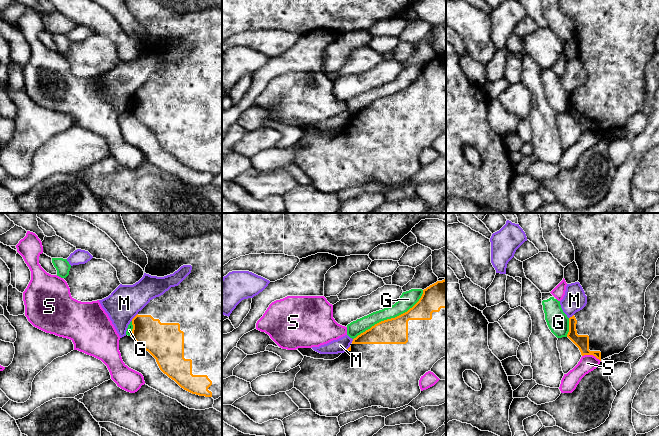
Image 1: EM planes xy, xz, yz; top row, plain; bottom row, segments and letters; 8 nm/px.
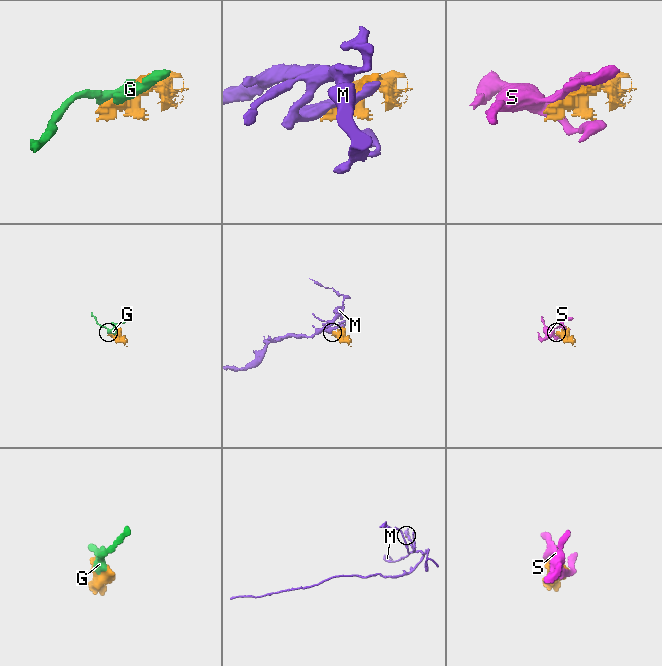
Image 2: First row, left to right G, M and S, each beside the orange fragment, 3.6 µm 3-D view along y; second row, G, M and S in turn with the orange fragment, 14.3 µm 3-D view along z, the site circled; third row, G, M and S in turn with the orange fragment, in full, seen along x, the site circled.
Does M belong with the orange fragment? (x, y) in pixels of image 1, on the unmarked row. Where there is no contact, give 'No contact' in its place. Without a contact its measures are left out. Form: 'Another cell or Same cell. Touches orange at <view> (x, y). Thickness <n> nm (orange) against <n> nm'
Another cell. Touches orange at xy (134, 93). Thickness 260 nm (orange) against 260 nm

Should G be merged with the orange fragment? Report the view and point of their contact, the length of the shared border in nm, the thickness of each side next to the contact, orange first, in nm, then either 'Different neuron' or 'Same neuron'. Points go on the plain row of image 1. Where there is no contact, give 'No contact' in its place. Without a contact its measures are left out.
Touches orange at xz (391, 94). Shared border 700 nm. Thickness 200 nm (orange) against 140 nm. Different neuron

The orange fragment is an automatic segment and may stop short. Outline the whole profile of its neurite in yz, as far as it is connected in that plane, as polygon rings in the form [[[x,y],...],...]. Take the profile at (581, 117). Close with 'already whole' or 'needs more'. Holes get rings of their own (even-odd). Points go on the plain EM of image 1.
[[[559,0],[562,11],[570,16],[575,26],[575,38],[579,45],[578,58],[587,72],[586,82],[569,94],[567,113],[579,124],[581,131],[593,131],[600,137],[623,128],[636,113],[642,112],[645,102],[645,68],[656,53],[656,38],[659,34],[659,0]]]; needs more

